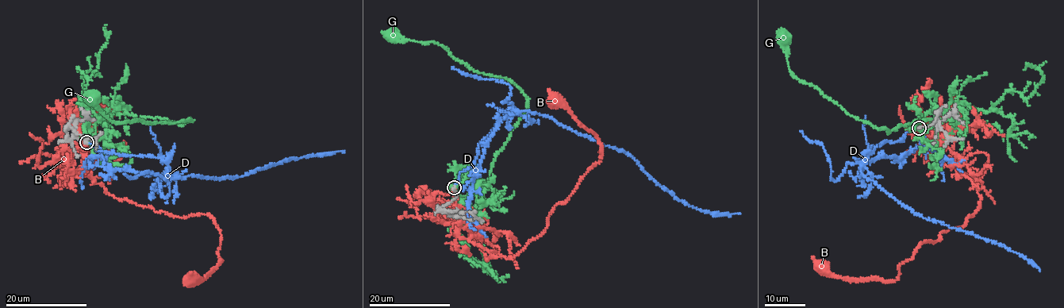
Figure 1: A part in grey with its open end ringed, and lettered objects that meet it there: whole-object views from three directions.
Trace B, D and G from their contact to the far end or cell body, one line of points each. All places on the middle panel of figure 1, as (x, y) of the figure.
B: (454, 188), (470, 240), (493, 255), (516, 254), (601, 157), (597, 137), (557, 102)
D: (454, 187), (458, 173), (472, 163), (478, 145), (506, 112), (528, 110), (621, 149), (688, 204), (739, 213)
G: (454, 187), (453, 200), (470, 217), (528, 98), (443, 47), (385, 33)

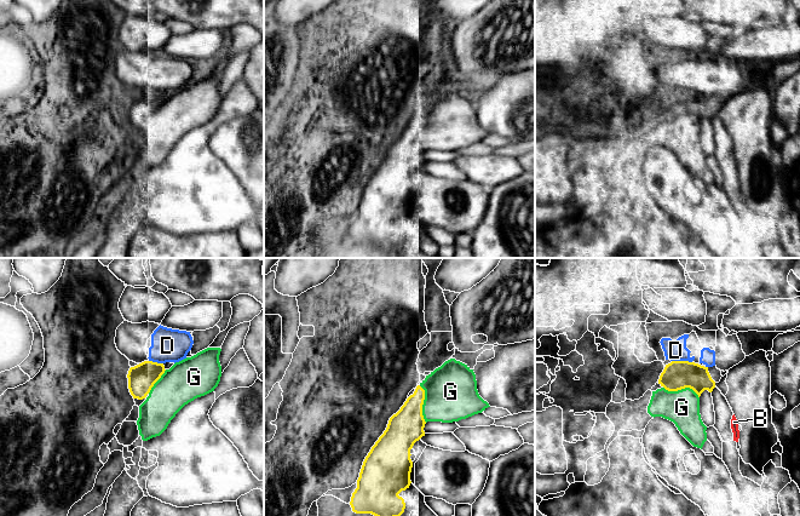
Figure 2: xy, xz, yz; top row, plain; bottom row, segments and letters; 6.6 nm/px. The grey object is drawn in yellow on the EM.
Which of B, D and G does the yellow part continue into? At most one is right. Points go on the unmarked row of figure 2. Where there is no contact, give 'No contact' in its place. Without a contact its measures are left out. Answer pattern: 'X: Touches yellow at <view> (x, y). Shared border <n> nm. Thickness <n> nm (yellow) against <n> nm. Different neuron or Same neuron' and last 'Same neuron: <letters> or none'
B: No contact. Different neuron
D: Touches yellow at yz (681, 90). Shared border 140 nm. Thickness 190 nm (yellow) against 140 nm. Same neuron
G: Touches yellow at xz (422, 132). Shared border 260 nm. Thickness 240 nm (yellow) against 360 nm. Different neuron
Same neuron: D

